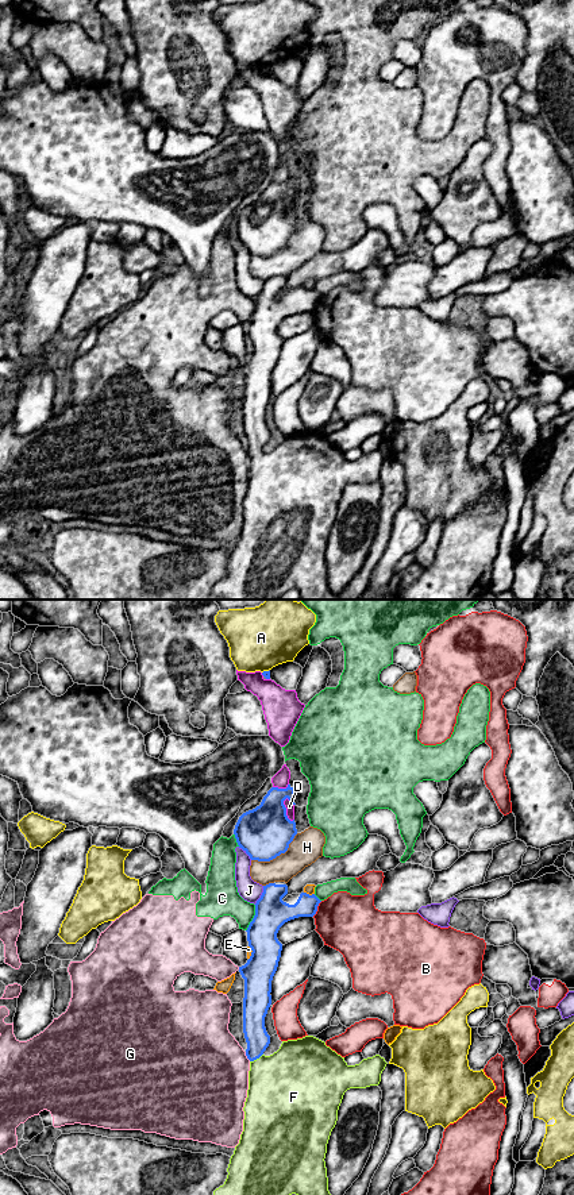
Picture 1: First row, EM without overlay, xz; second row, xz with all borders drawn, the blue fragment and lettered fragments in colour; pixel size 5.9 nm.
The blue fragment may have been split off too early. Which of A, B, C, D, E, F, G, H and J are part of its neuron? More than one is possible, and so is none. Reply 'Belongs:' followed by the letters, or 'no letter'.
Belongs: F

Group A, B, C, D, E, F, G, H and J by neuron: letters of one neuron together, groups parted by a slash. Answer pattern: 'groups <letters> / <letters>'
groups A / B / C G / D / E / F / H / J

